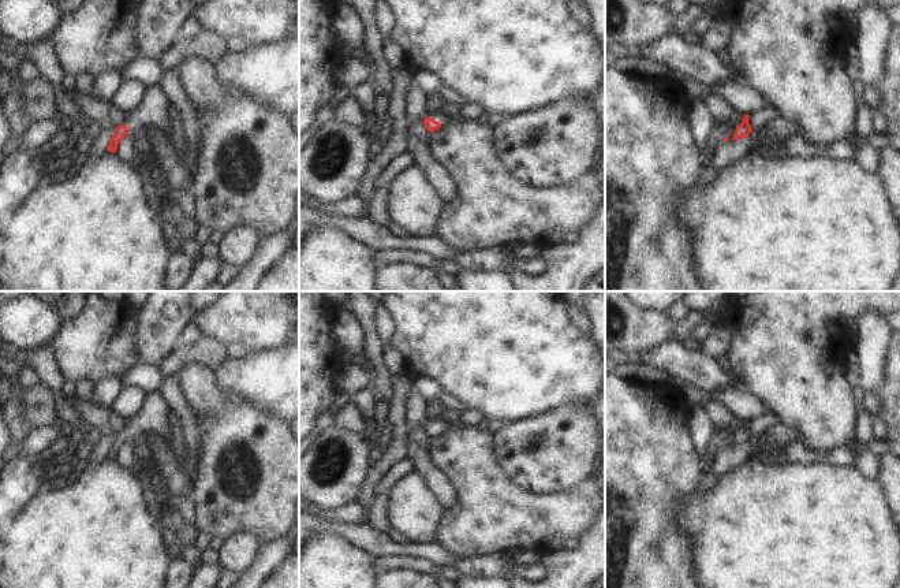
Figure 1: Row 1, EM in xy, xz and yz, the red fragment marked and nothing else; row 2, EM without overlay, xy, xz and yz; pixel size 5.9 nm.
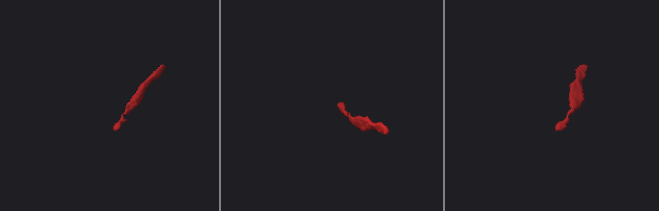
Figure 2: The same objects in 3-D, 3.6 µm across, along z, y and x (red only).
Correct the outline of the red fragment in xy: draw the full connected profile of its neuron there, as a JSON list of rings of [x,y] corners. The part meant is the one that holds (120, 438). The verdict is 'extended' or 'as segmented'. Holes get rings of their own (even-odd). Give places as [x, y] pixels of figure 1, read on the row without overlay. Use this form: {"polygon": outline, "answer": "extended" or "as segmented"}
{"polygon": [[[119,432],[112,442],[112,446],[109,447],[109,451],[107,454],[108,458],[115,459],[117,455],[119,449],[127,442],[127,432]]], "answer": "as segmented"}

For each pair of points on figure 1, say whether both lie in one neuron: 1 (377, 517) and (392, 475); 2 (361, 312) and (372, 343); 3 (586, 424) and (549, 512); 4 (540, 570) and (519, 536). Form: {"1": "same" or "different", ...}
{"1": "same", "2": "same", "3": "different", "4": "different"}

